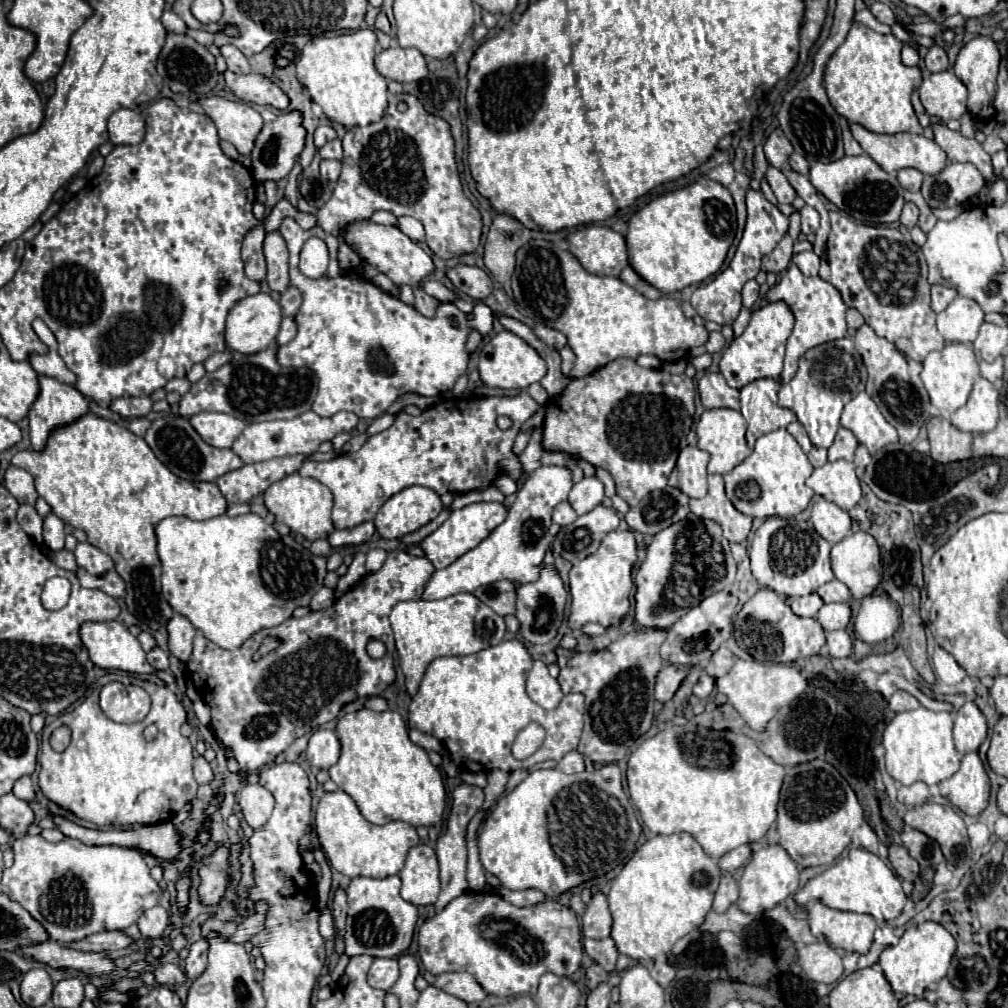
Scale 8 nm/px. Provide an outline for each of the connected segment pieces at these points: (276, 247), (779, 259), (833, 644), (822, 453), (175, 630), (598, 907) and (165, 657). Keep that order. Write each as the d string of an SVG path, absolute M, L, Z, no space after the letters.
M278 231L268 233L264 239L264 255L268 263L268 287L270 291L284 293L288 289L288 249Z
M784 235L784 239L776 245L776 249L772 251L770 257L776 261L778 273L784 271L790 265L790 259L792 259L792 239L790 239L790 235Z
M828 631L826 641L828 641L832 657L850 657L852 655L854 645L846 631Z
M812 447L812 451L808 453L808 459L810 459L810 463L812 463L814 467L822 467L822 465L828 461L826 449L822 449L822 447Z
M174 615L168 621L168 645L170 645L170 653L176 655L182 663L186 663L192 655L192 639L196 635L196 629L192 627L192 623L182 617L182 615Z
M596 891L592 897L592 903L588 905L582 917L584 937L602 939L610 935L610 929L612 929L612 913L608 909L608 899L602 891Z
M154 647L150 653L148 653L148 663L156 670L166 670L169 668L169 653L162 651L160 647Z

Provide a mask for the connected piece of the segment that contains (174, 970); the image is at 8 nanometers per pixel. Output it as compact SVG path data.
M164 963L160 967L154 969L154 975L156 975L156 983L160 985L168 985L168 987L176 987L176 985L184 985L186 983L186 973L178 967L178 965L172 965L172 963Z

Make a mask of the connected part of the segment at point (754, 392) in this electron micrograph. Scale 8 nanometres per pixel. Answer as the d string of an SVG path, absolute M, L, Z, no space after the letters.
M756 379L740 389L742 415L748 423L746 439L750 447L756 443L760 435L776 431L796 421L794 411L778 407L778 399L776 399L778 389L780 383L776 379Z

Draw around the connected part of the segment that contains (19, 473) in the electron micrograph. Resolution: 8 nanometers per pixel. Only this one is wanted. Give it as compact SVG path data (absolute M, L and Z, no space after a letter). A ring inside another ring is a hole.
M10 465L6 475L4 475L4 485L16 497L18 503L36 505L38 493L36 493L36 487L34 487L34 479L32 479L32 475L28 471Z

